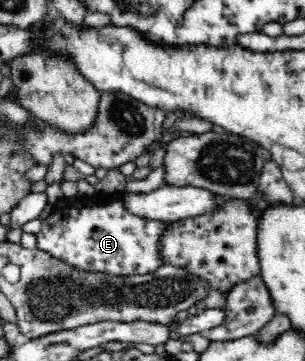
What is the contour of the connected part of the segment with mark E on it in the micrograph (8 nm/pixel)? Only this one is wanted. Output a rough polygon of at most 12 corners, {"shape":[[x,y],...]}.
{"shape":[[62,197],[37,247],[84,271],[163,264],[168,222],[114,198]]}

